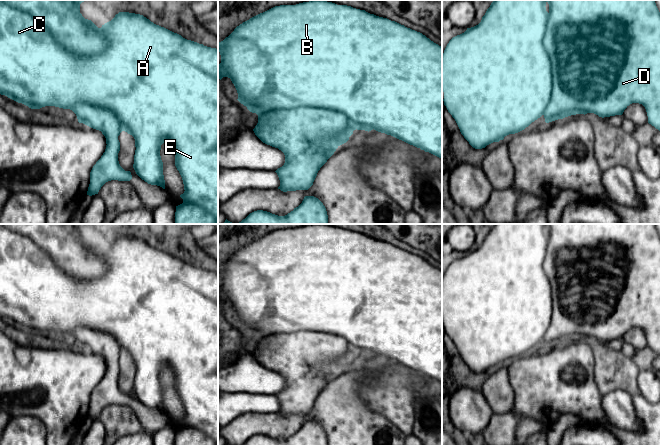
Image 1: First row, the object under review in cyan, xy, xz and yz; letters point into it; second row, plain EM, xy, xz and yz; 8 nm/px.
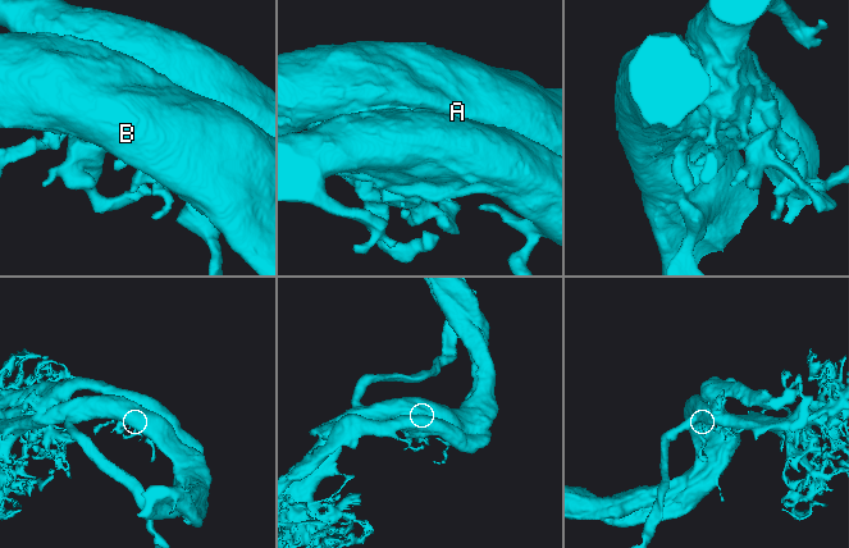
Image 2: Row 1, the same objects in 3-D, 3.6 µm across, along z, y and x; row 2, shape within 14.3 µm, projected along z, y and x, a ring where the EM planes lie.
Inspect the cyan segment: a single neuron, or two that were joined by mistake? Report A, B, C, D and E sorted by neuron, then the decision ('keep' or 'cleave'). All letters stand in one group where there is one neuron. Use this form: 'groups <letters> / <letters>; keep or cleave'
groups A B C E / D; cleave

